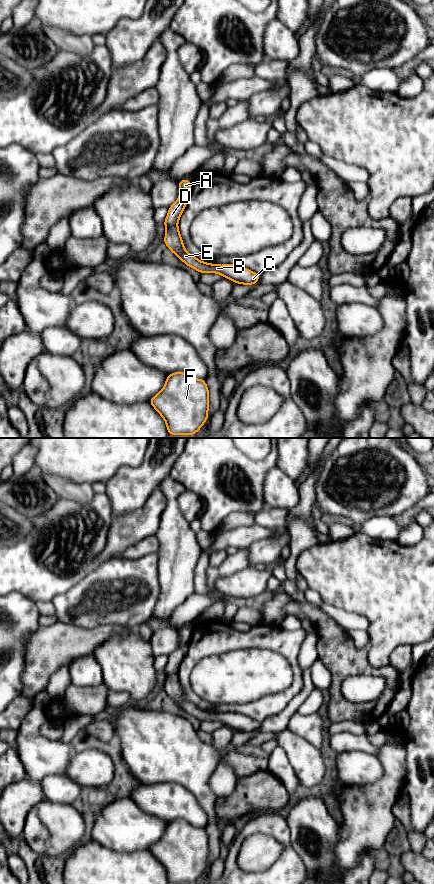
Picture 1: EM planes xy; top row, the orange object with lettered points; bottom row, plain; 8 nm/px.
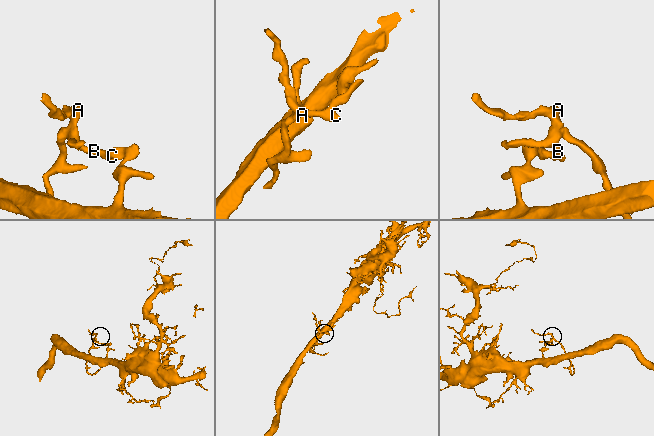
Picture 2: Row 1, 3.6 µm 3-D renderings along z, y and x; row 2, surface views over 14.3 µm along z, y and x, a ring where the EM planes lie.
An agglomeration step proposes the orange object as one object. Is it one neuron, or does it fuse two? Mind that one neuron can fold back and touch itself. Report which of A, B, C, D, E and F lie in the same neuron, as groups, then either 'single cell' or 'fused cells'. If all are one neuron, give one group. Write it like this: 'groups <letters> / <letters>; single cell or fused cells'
groups A D / B C E F; fused cells

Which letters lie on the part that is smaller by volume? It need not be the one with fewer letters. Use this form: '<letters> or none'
A, D

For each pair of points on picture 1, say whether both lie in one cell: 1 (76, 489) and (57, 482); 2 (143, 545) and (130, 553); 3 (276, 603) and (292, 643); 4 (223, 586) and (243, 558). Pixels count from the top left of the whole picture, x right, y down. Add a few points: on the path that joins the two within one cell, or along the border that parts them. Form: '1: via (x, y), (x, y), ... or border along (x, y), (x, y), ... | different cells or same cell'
1: via (71, 489), (62, 487) | same cell
2: via (140, 548), (133, 552) | same cell
3: border along (263, 622), (279, 626) | different cells
4: border along (248, 566), (221, 576), (216, 581), (214, 588) | different cells

